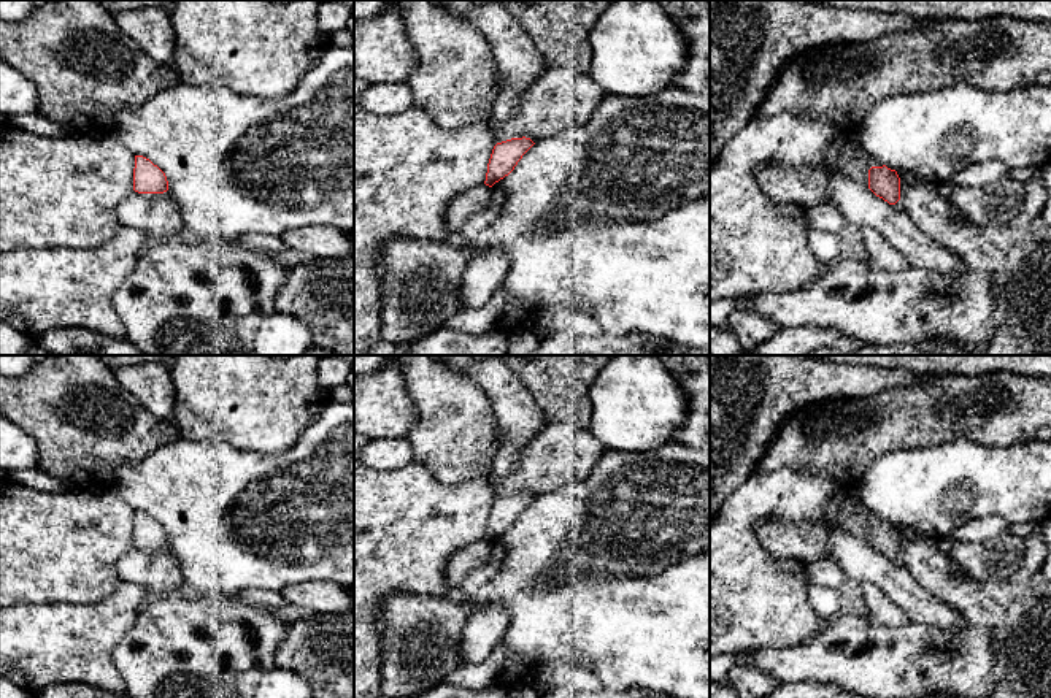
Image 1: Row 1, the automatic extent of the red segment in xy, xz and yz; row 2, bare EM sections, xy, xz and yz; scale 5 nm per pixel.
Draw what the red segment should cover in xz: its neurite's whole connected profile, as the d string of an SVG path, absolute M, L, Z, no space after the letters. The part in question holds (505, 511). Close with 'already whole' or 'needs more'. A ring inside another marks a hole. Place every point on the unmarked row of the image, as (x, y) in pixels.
M526 492L497 498L487 519L484 539L492 543L495 538L508 531L533 500L535 498Z; already whole

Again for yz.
M886 520L868 525L868 544L889 560L895 560L900 555L900 533L895 525Z; already whole

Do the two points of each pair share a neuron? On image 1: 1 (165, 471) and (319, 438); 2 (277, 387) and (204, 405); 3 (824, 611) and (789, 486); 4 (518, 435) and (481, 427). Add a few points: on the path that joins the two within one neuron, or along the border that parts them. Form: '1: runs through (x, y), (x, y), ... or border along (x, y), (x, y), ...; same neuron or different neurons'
1: runs through (204, 471), (270, 471), (281, 465); same neuron
2: runs through (259, 397), (221, 397); same neuron
3: border along (808, 582), (807, 603), (821, 619); different neurons
4: border along (486, 397), (497, 427), (497, 452), (492, 468); different neurons

